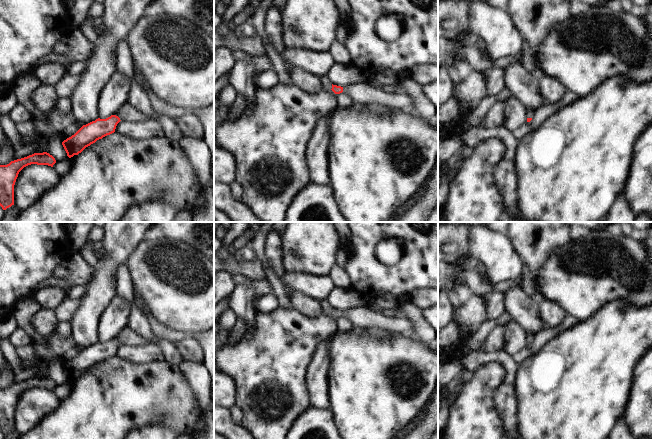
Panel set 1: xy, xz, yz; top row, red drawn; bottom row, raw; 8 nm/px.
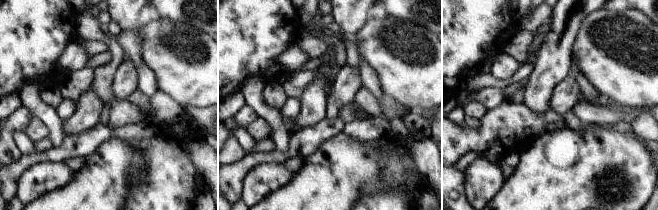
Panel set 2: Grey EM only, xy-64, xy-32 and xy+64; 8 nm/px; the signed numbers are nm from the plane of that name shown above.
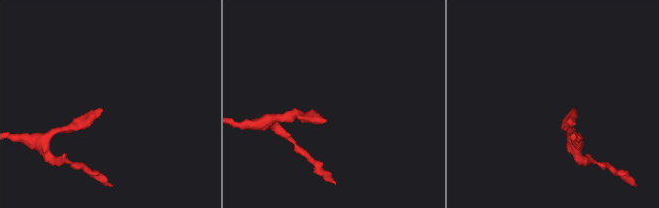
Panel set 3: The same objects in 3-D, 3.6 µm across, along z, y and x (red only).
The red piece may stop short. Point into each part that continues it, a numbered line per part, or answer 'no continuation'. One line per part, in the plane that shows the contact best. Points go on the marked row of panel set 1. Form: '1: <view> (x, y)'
1: xy (126, 113)

